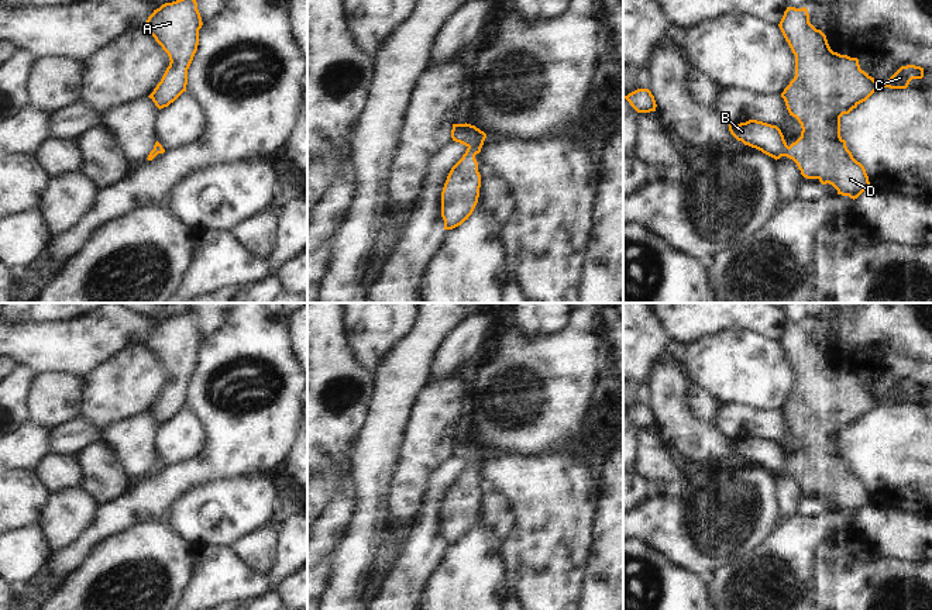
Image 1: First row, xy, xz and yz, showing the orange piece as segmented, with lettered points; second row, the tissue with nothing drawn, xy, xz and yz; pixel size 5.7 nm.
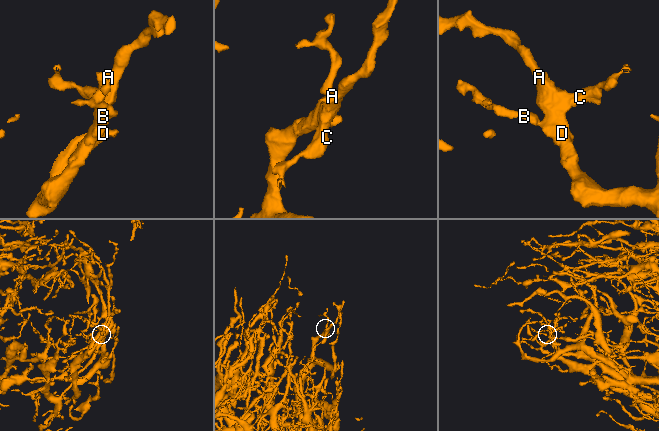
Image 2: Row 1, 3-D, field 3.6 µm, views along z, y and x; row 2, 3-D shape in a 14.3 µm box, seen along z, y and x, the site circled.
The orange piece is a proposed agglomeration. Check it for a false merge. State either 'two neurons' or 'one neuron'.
one neuron

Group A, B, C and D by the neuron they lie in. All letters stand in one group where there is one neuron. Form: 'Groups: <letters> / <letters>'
Groups: A B C D.

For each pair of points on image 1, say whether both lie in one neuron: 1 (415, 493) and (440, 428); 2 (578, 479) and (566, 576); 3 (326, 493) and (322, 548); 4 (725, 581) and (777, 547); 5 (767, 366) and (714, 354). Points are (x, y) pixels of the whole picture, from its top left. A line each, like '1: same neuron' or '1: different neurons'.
1: same neuron
2: same neuron
3: different neurons
4: same neuron
5: same neuron

